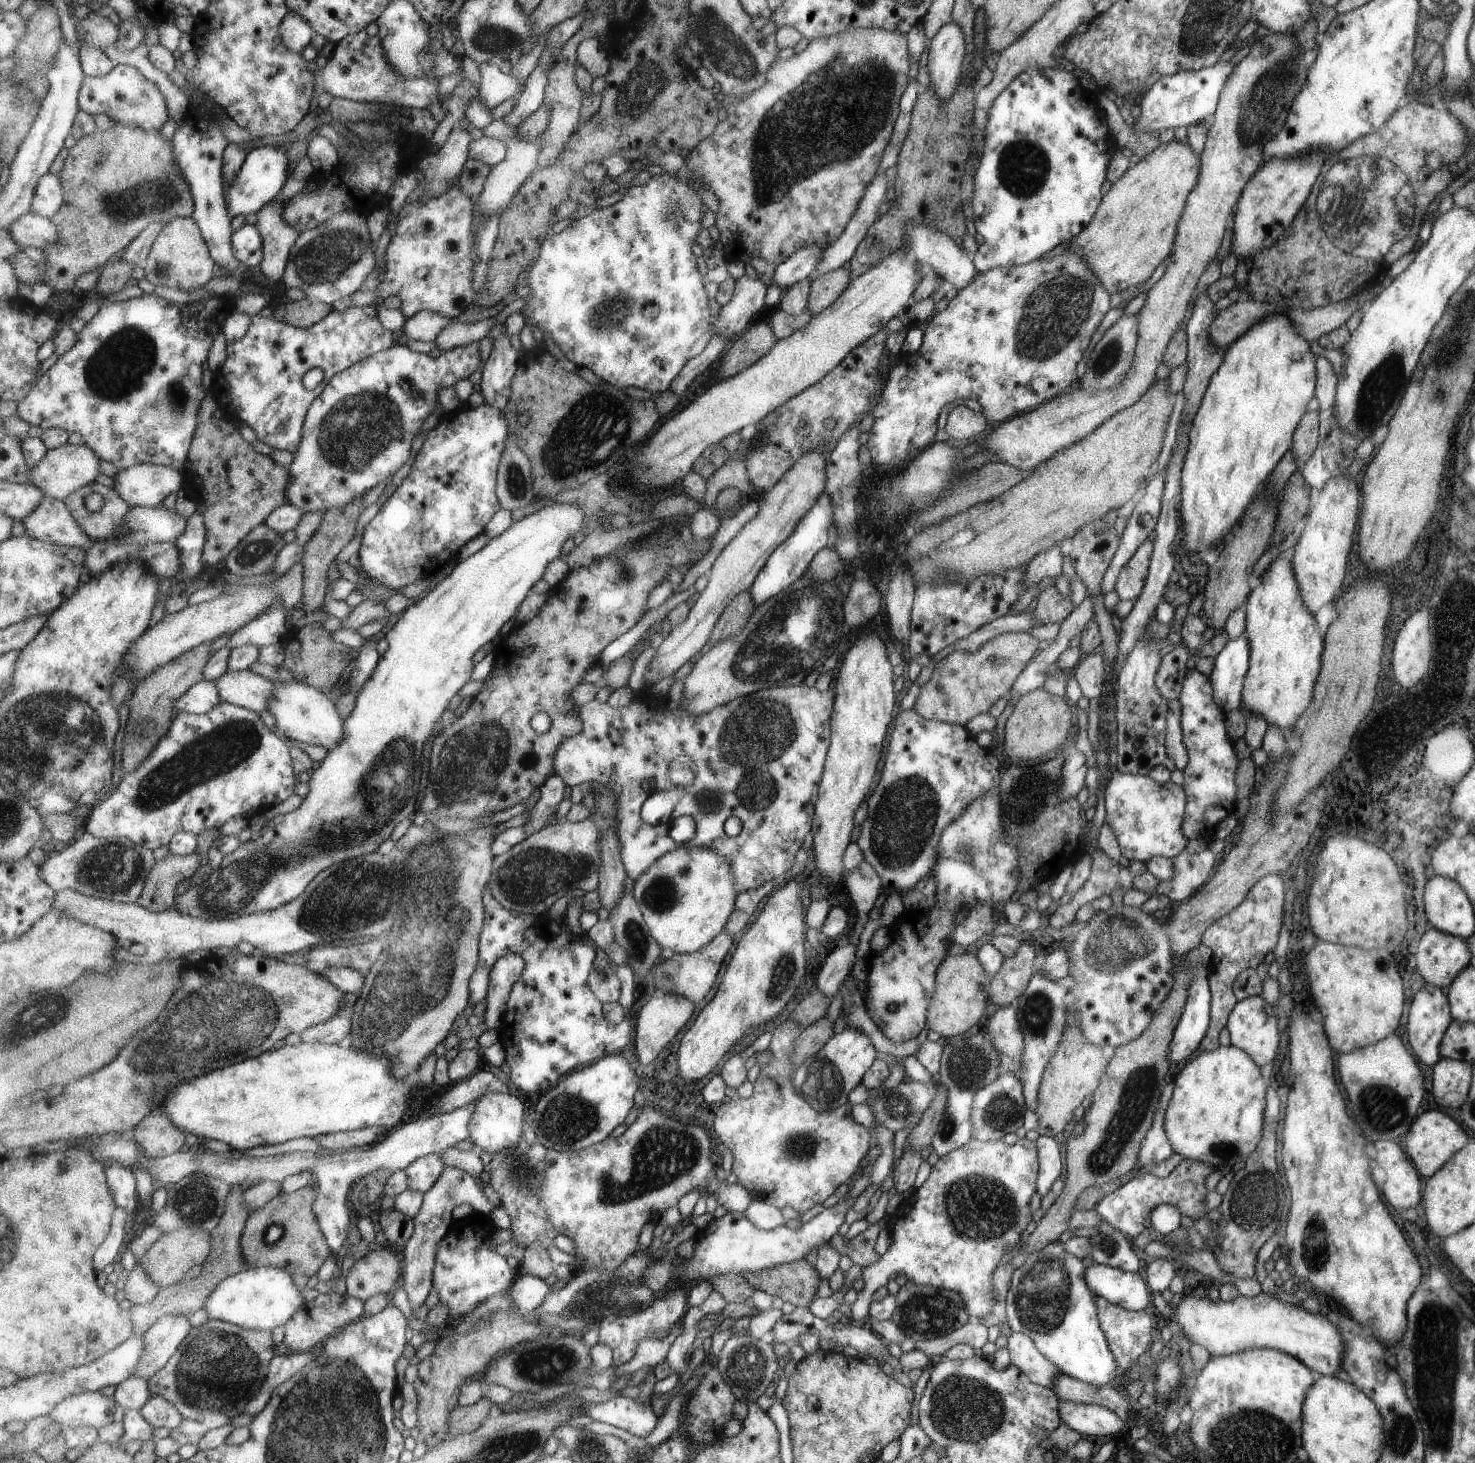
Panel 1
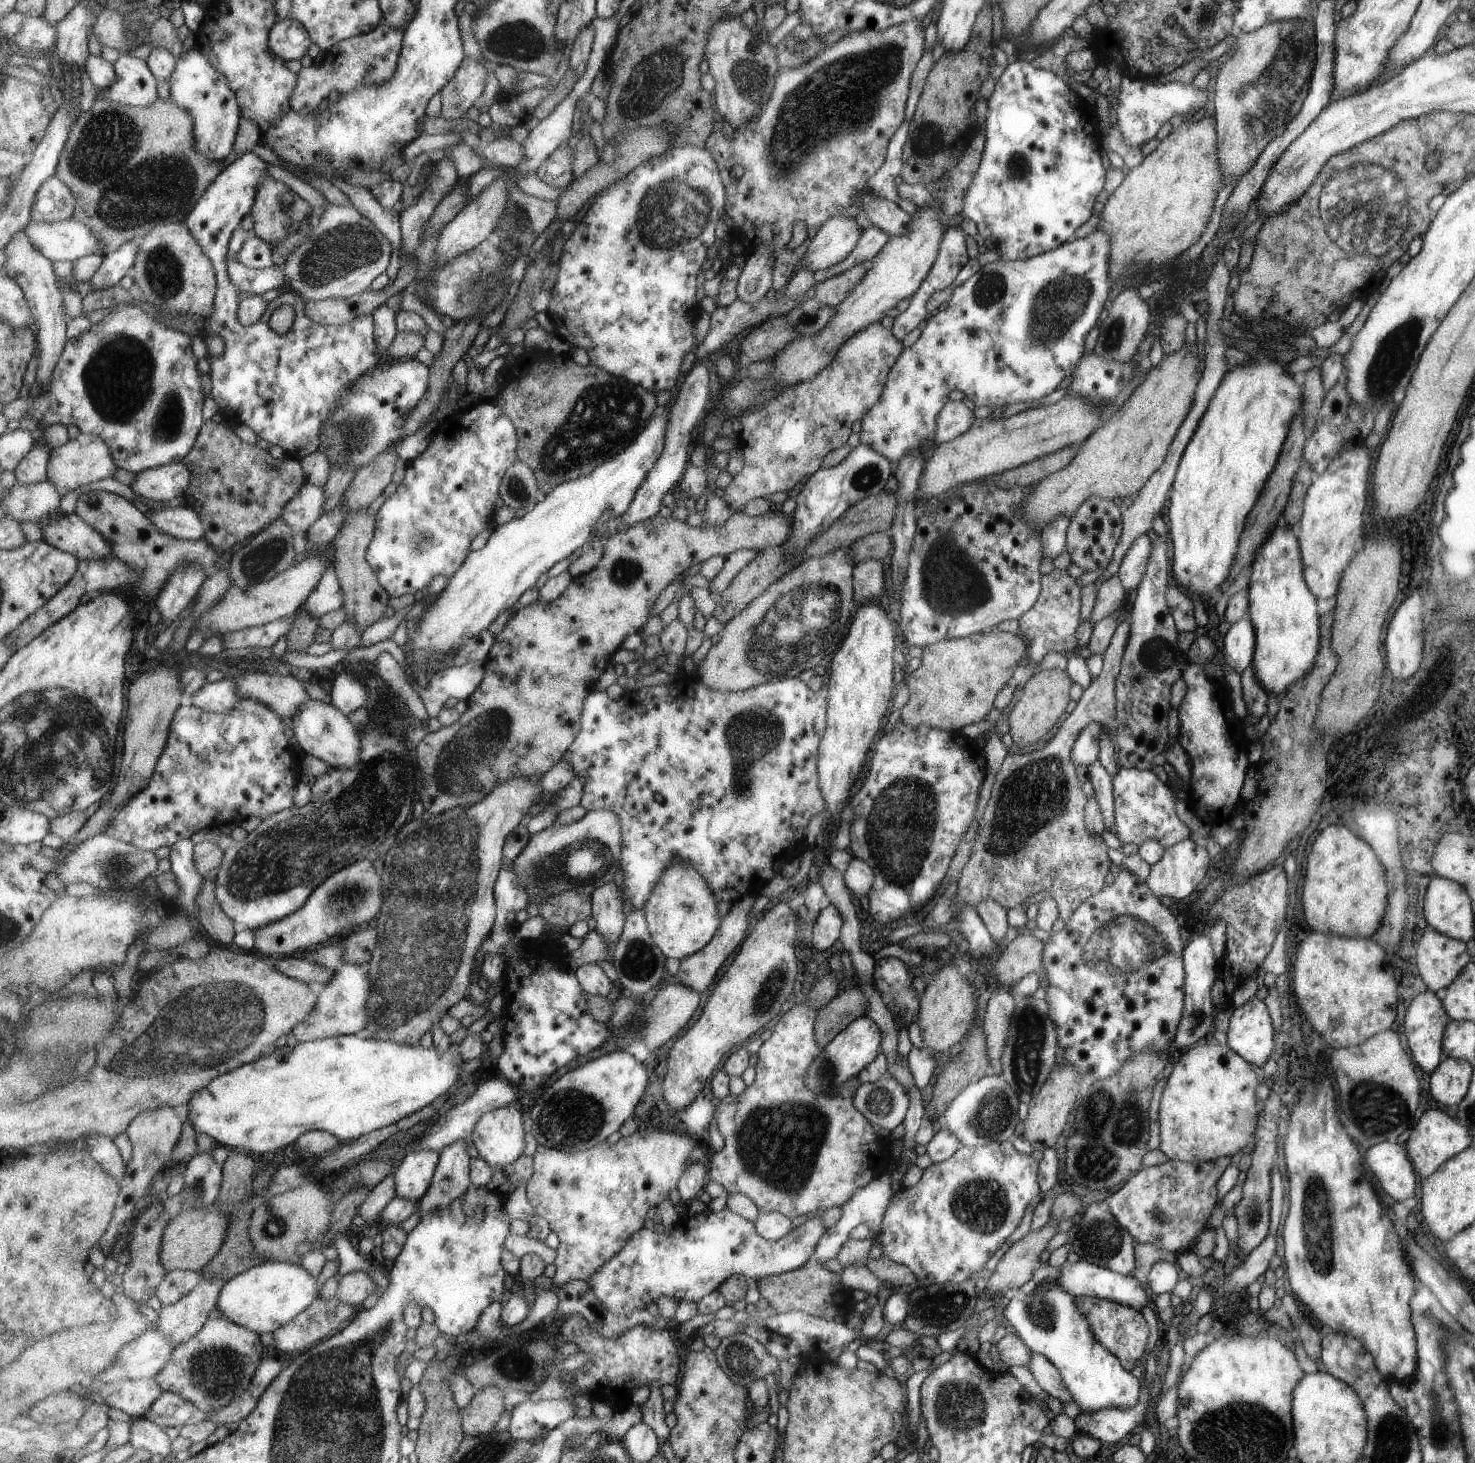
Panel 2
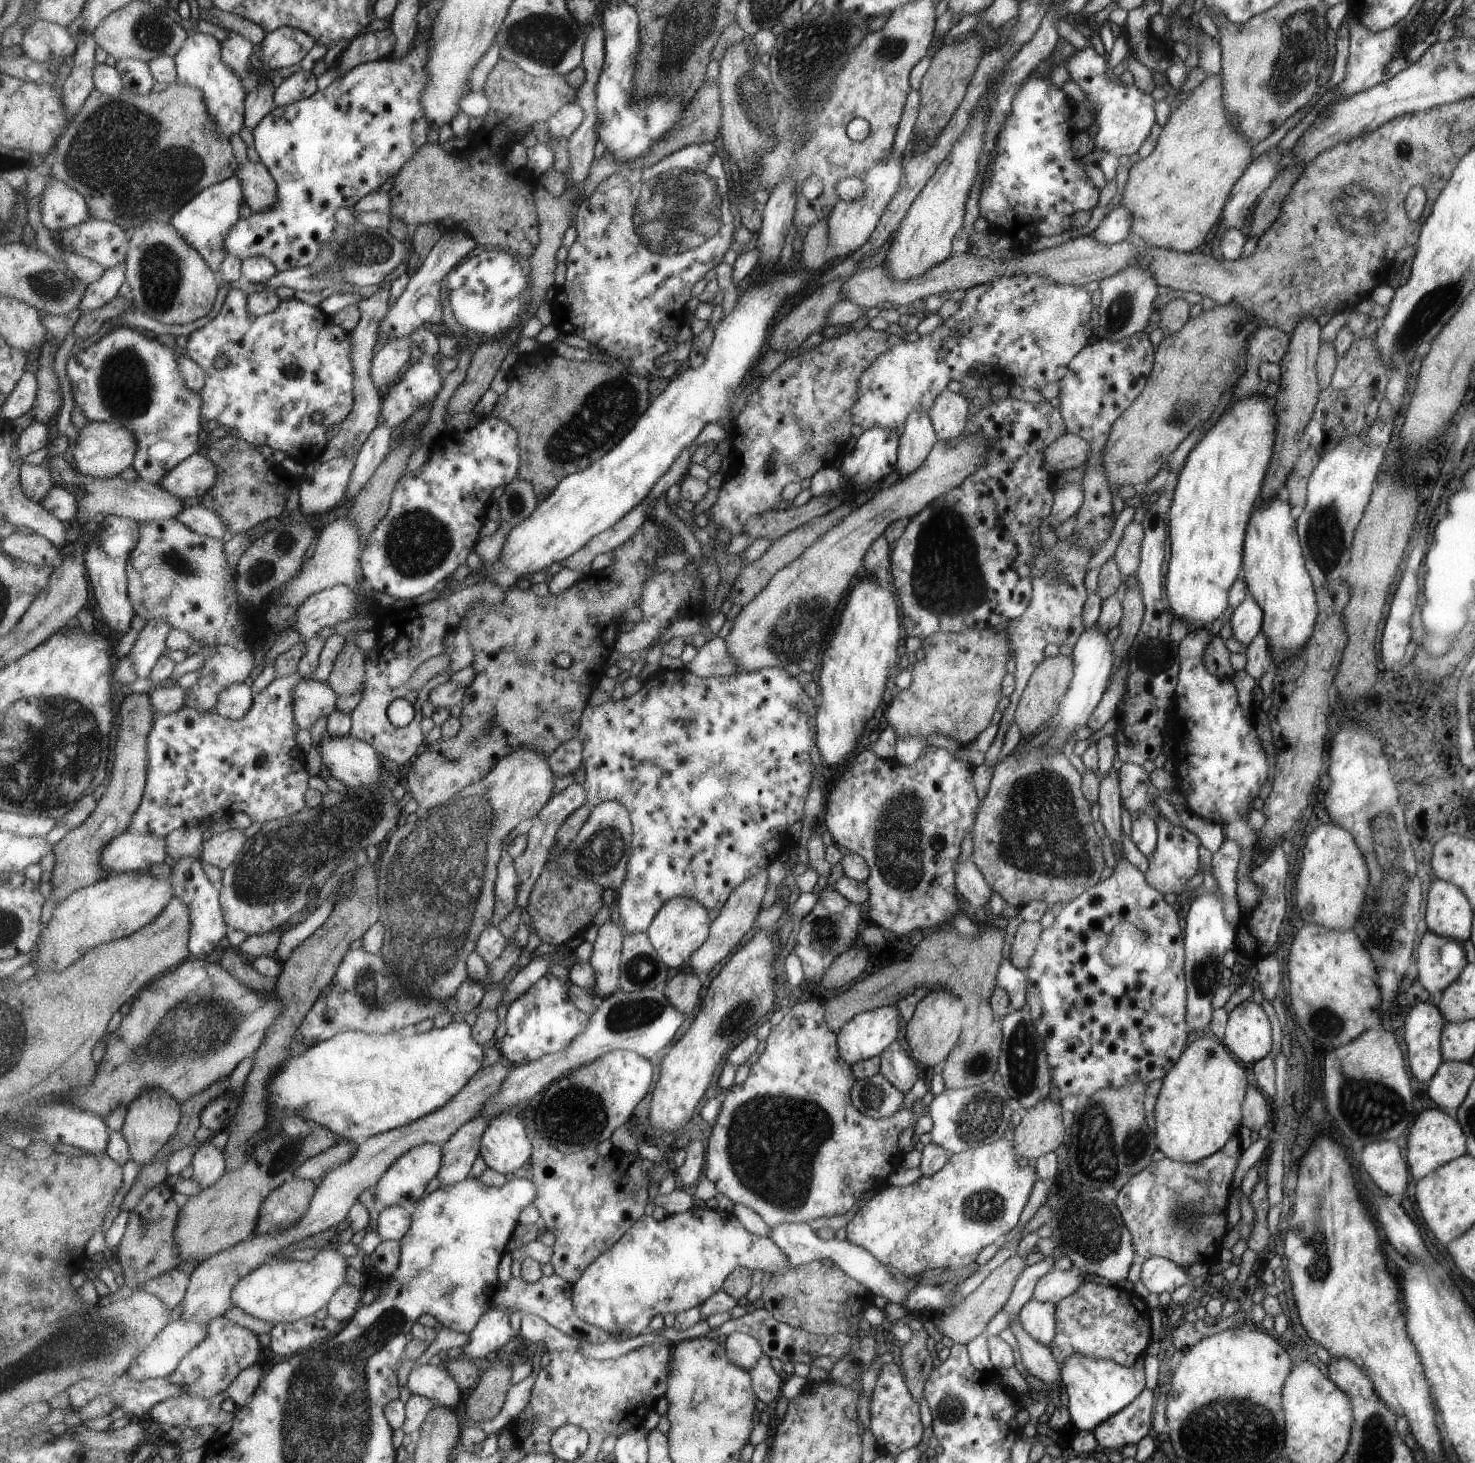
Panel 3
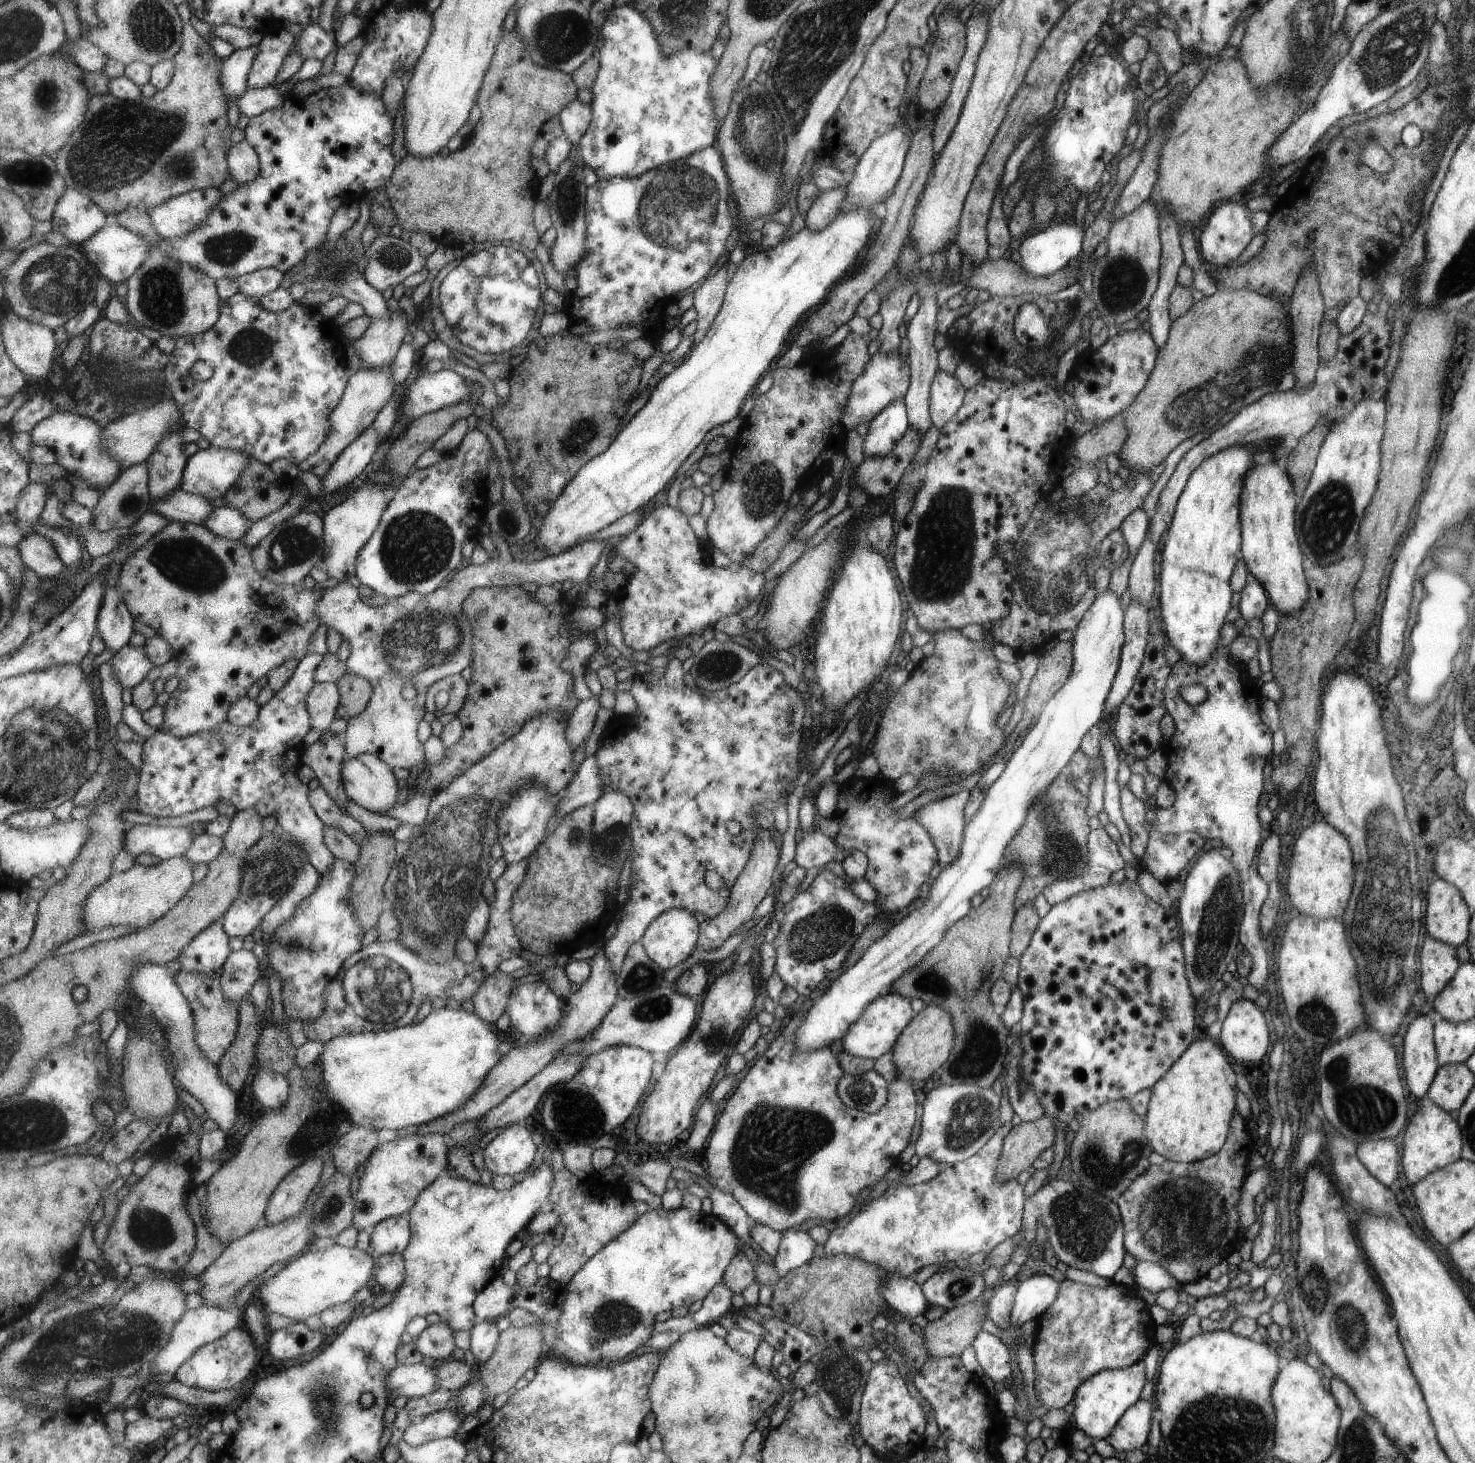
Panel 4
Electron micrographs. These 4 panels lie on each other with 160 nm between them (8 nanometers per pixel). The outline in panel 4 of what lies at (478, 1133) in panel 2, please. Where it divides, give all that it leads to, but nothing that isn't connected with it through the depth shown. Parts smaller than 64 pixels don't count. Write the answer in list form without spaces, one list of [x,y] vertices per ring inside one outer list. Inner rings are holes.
[[[523,1123],[507,1125],[483,1150],[484,1164],[494,1175],[525,1172],[535,1160],[537,1144]]]

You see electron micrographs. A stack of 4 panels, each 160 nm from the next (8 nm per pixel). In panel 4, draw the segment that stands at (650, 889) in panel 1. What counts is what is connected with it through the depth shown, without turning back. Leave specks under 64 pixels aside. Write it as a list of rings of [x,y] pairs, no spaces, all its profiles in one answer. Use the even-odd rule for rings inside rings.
[[[672,908],[660,914],[640,940],[664,970],[685,962],[697,948],[699,922],[693,911]]]

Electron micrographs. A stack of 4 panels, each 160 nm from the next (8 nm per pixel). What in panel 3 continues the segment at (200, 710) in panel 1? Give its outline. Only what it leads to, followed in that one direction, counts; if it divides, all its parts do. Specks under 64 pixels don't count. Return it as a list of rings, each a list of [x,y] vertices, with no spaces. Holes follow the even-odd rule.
[[[236,682],[225,687],[217,701],[215,712],[228,719],[243,718],[253,706],[255,693],[245,682]]]

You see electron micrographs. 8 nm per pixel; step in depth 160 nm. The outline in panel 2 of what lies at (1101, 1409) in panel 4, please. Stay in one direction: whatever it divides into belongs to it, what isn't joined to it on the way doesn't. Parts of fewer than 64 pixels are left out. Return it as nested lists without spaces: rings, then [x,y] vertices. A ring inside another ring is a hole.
[[[1042,1262],[1032,1272],[1031,1278],[1017,1287],[998,1307],[1001,1317],[1013,1326],[1016,1335],[1028,1347],[1031,1354],[1037,1353],[1051,1361],[1061,1375],[1062,1382],[1080,1408],[1081,1413],[1099,1411],[1115,1406],[1133,1406],[1139,1400],[1140,1382],[1120,1364],[1116,1356],[1097,1342],[1089,1328],[1087,1317],[1076,1307],[1076,1298],[1060,1287],[1057,1278],[1061,1267],[1050,1267]]]

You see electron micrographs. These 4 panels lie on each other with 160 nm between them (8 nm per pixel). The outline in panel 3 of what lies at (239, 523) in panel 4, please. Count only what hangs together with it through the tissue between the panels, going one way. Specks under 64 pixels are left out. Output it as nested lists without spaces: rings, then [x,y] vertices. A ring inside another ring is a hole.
[[[201,504],[185,507],[173,519],[177,519],[203,536],[223,539],[228,531],[224,520],[214,510],[205,508]]]

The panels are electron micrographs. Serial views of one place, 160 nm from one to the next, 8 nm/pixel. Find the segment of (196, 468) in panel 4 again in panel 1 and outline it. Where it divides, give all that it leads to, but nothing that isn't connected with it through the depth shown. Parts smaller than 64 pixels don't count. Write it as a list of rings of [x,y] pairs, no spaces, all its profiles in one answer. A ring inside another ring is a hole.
[[[145,463],[120,469],[113,487],[133,507],[159,507],[163,498],[183,488],[183,482],[177,469]]]

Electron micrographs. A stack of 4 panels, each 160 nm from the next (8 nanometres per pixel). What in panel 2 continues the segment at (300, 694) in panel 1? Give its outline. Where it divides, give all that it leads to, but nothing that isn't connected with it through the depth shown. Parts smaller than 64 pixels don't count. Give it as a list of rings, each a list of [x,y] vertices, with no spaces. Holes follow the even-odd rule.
[[[306,700],[306,703],[303,703],[298,708],[294,716],[295,717],[291,718],[294,726],[293,733],[303,753],[311,754],[327,762],[328,766],[337,768],[354,767],[360,762],[361,739],[359,731],[351,724],[351,720],[347,718],[347,715],[340,708],[337,708],[332,701]]]

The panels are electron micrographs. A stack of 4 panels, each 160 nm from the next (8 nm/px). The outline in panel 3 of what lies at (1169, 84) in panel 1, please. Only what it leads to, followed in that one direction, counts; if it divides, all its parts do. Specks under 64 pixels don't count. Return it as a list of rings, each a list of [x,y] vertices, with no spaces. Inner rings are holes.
[[[1088,44],[1084,48],[1074,50],[1074,54],[1068,58],[1068,61],[1064,62],[1066,71],[1068,72],[1069,79],[1077,83],[1077,86],[1080,86],[1080,89],[1084,92],[1086,100],[1083,101],[1083,104],[1087,111],[1096,113],[1095,121],[1092,124],[1092,127],[1089,129],[1092,131],[1092,134],[1095,137],[1095,146],[1096,152],[1099,152],[1100,156],[1103,153],[1109,153],[1115,156],[1125,156],[1130,157],[1135,150],[1141,146],[1141,142],[1145,140],[1145,136],[1149,134],[1153,122],[1155,122],[1155,114],[1153,114],[1153,98],[1151,95],[1145,94],[1145,92],[1139,92],[1135,85],[1131,84],[1123,88],[1123,84],[1115,80],[1113,84],[1105,80],[1105,58],[1103,55],[1097,54],[1097,51],[1093,49],[1091,44]]]

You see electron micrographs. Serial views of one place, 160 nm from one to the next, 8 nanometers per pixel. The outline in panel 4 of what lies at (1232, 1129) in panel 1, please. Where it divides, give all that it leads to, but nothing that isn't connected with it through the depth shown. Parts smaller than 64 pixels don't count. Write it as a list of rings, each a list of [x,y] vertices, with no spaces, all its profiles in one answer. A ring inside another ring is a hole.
[[[1209,1038],[1194,1040],[1151,1090],[1144,1135],[1153,1152],[1167,1161],[1189,1164],[1215,1154],[1224,1146],[1235,1112],[1235,1072],[1221,1048]]]

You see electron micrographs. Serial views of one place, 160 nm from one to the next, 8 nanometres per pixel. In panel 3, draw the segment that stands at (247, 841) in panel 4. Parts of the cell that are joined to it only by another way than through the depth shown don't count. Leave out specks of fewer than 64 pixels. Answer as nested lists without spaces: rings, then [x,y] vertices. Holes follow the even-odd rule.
[[[229,828],[207,838],[202,848],[202,862],[224,871],[231,866],[246,843],[245,832]]]

